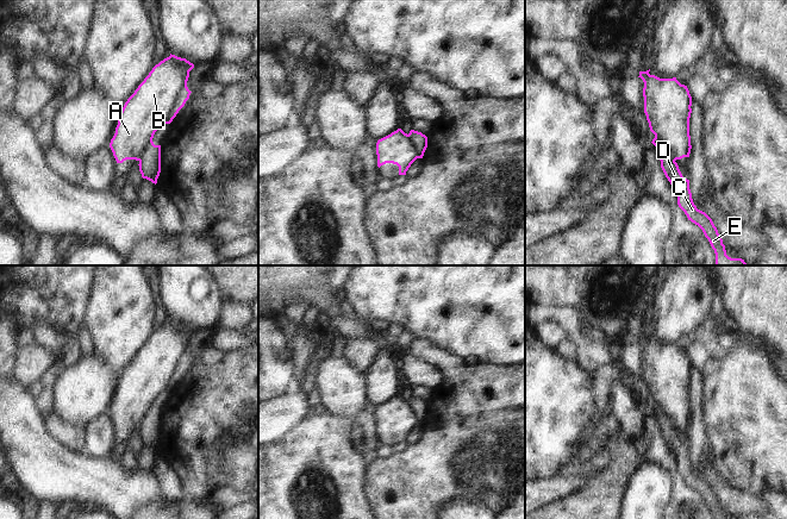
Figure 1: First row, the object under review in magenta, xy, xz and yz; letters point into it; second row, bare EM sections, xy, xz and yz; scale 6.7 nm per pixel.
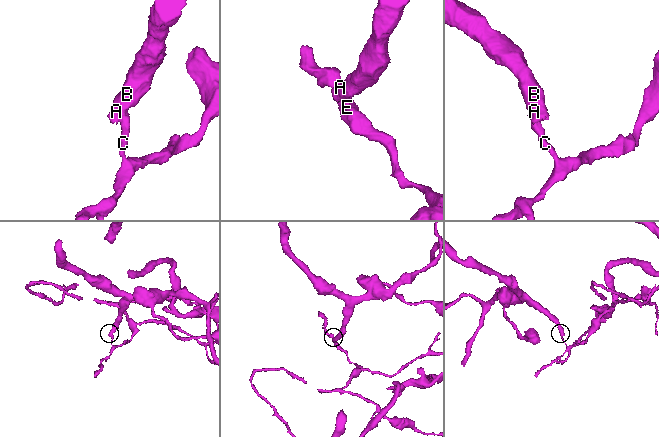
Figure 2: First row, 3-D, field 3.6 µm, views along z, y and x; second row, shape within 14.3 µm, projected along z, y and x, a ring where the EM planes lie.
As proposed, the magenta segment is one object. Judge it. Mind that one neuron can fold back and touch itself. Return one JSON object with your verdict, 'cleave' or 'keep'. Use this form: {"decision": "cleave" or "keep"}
{"decision": "cleave"}

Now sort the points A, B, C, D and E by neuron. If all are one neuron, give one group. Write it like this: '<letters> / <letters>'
A B / C D E

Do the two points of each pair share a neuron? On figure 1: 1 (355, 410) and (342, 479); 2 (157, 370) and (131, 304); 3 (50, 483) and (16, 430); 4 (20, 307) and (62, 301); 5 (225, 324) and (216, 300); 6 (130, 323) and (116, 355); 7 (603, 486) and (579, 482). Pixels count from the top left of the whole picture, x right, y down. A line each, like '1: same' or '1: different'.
1: different
2: different
3: same
4: same
5: different
6: same
7: different

